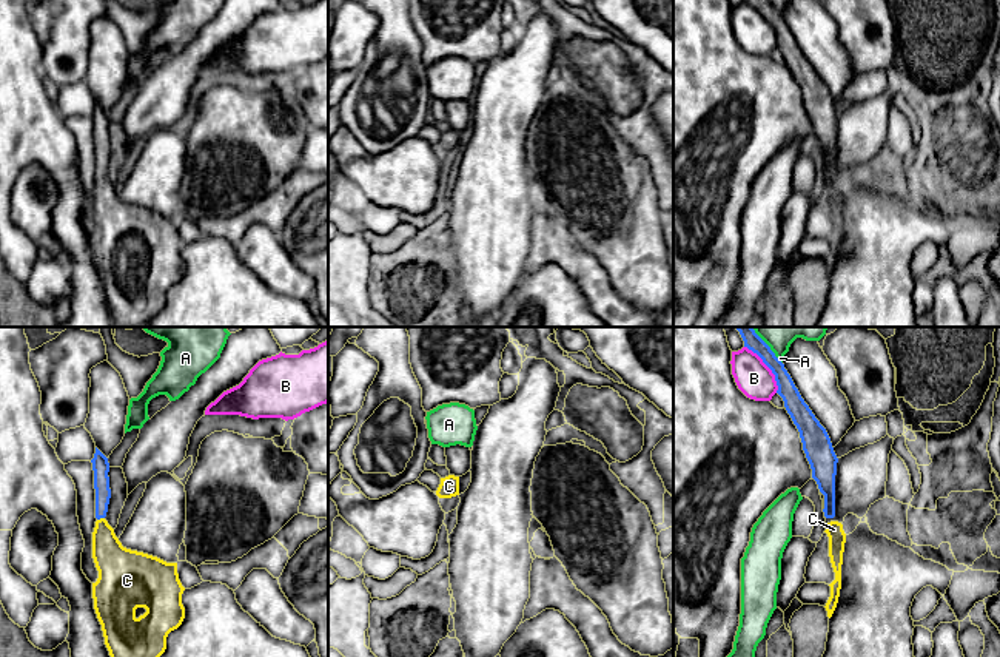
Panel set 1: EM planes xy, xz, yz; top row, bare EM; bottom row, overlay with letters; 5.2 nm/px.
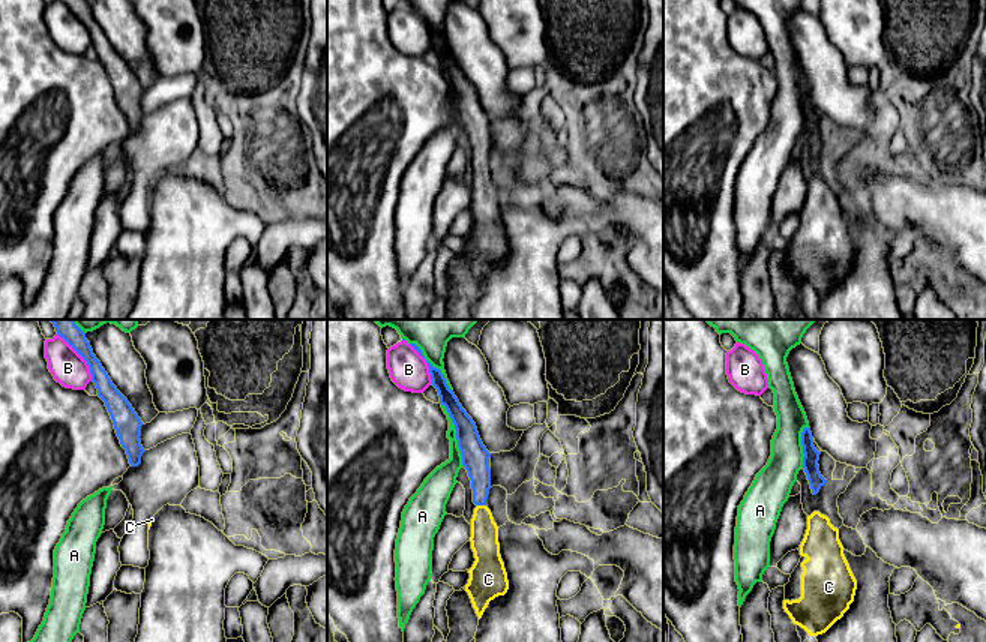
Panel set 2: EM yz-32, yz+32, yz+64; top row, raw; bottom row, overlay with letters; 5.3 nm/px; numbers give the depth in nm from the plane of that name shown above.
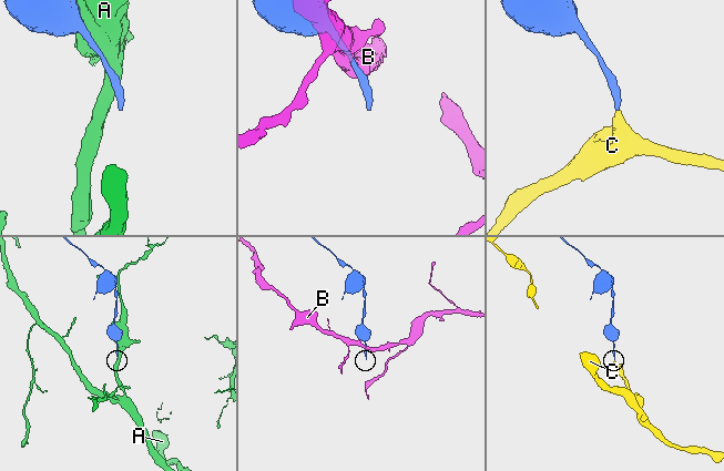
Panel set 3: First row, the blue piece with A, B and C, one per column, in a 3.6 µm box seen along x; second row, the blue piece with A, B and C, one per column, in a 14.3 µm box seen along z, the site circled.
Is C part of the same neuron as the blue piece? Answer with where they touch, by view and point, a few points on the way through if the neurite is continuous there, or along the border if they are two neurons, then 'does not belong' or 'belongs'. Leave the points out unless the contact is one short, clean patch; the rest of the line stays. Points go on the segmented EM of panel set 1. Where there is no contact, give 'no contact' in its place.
contact xy (100, 517); way xy (100, 469), (100, 517), (104, 542), (113, 562); belongs

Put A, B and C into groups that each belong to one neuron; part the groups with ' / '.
A / B / C

